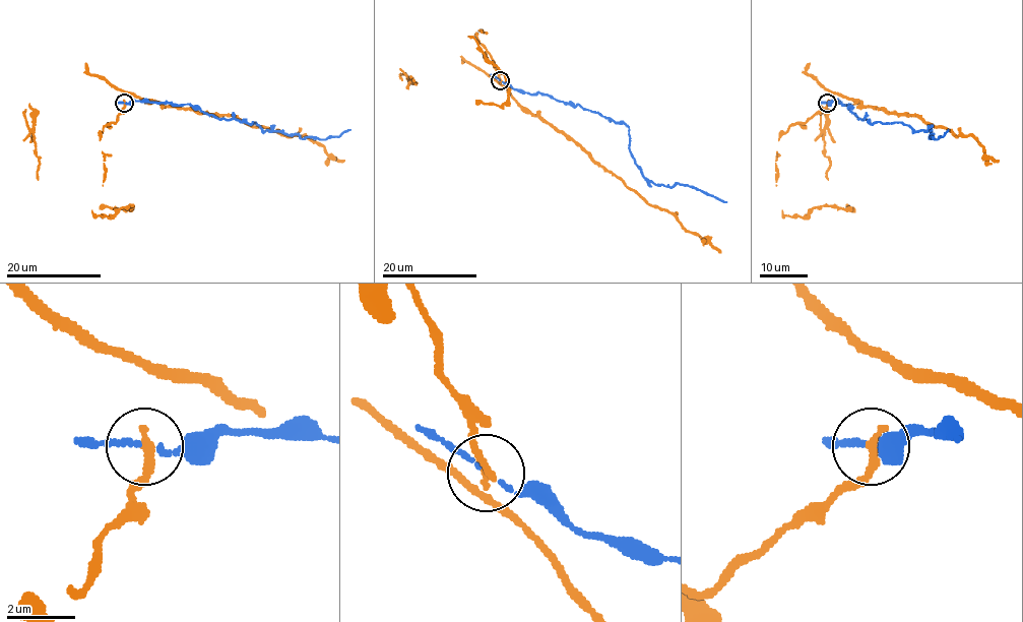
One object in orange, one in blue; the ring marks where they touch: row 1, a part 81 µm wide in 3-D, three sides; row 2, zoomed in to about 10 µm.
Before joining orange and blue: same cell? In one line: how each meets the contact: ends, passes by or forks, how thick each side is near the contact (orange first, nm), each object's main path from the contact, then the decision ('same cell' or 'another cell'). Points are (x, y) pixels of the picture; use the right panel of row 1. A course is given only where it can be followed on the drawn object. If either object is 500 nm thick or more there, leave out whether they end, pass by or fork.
orange ends | blue passes by | 260/120 nm | orange via (827, 103), (830, 92), (839, 92), (889, 113), (916, 114), (955, 136), (972, 136), (985, 154), (998, 161) | blue via (826, 103), (848, 104), (857, 118), (872, 124), (902, 123), (931, 132), (934, 139), (948, 130) | another cell

